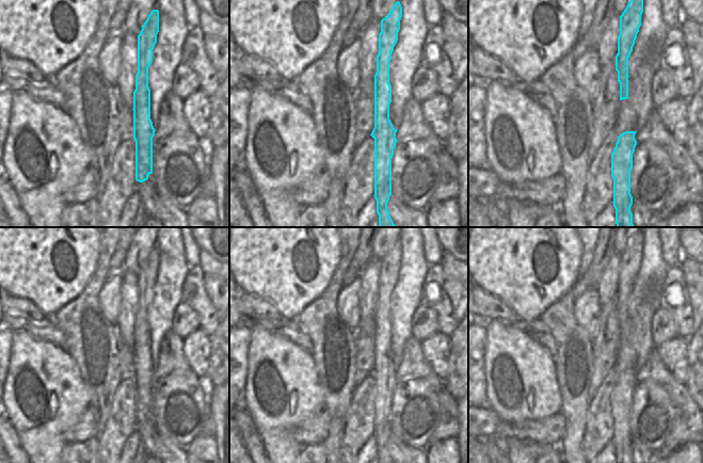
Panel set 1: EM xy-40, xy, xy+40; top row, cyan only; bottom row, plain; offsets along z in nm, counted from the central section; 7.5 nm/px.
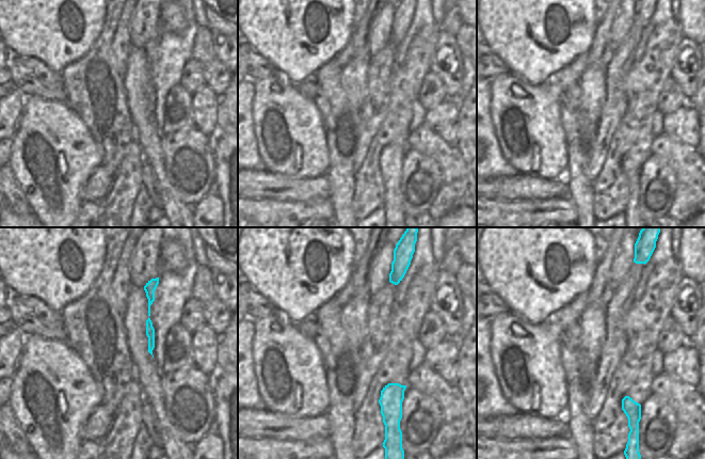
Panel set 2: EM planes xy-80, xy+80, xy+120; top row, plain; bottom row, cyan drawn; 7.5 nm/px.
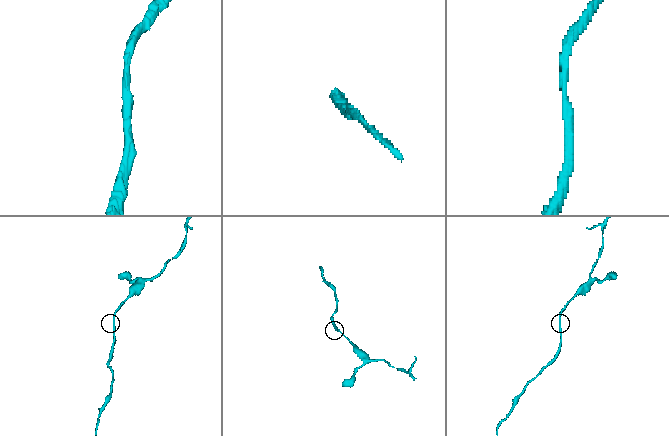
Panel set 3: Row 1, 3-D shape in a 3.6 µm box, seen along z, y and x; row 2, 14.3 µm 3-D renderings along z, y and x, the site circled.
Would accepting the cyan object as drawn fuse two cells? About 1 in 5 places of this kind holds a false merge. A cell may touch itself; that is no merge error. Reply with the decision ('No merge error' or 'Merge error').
No merge error

